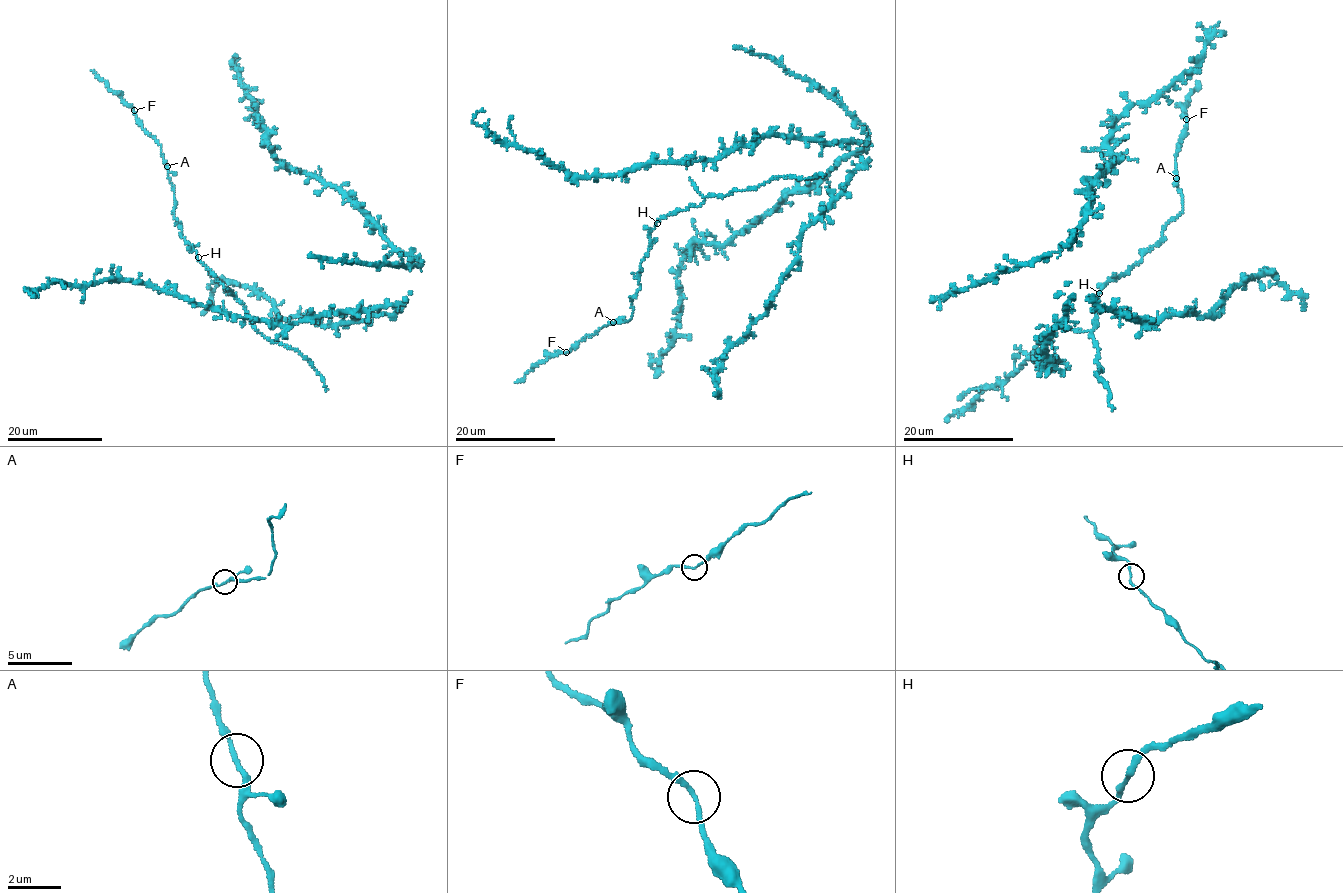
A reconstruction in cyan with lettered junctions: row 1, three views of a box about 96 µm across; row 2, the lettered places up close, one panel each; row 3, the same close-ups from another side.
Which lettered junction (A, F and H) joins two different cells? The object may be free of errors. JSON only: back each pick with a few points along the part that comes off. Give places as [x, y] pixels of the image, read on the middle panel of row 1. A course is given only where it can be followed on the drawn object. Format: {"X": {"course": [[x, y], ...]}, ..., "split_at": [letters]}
{"split_at": []}

